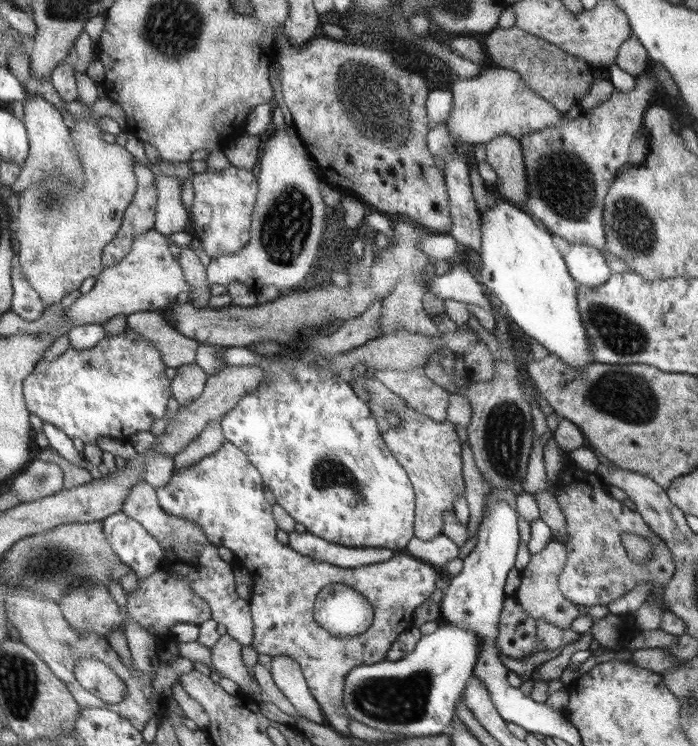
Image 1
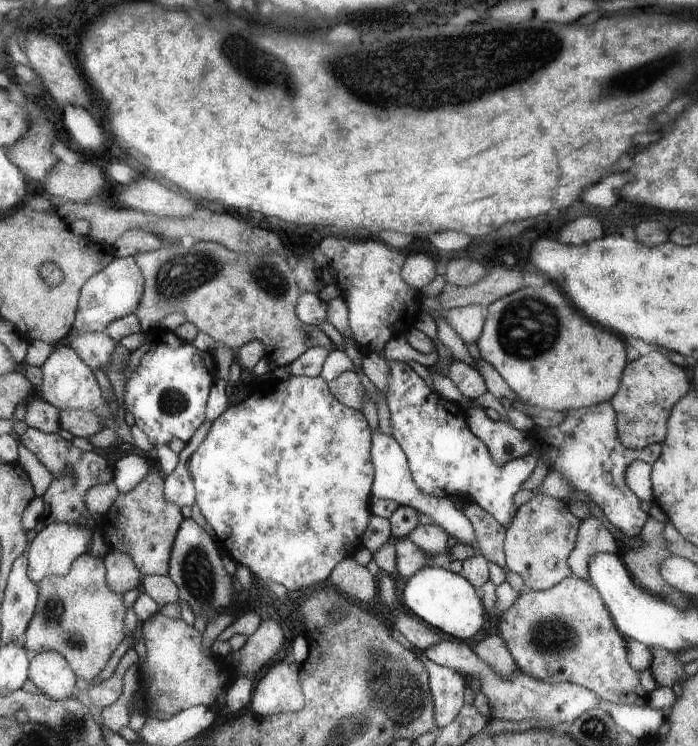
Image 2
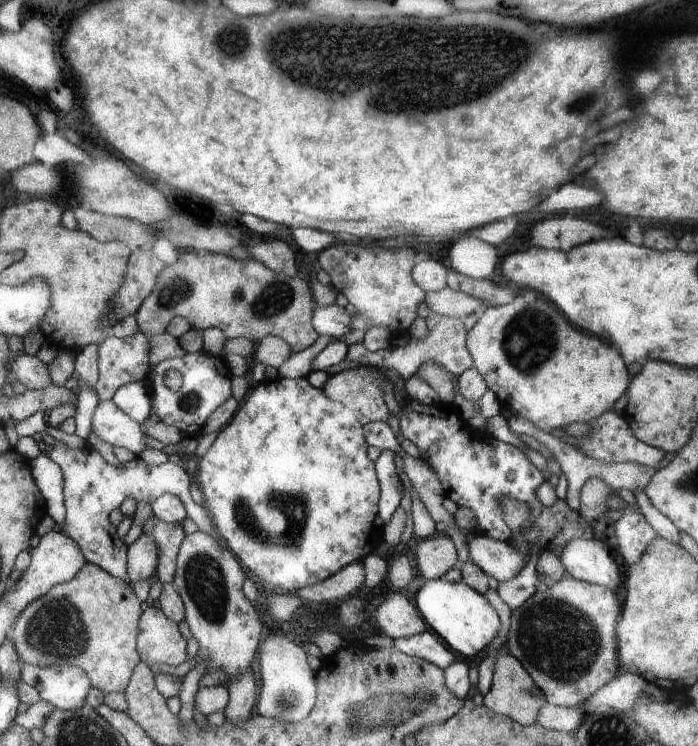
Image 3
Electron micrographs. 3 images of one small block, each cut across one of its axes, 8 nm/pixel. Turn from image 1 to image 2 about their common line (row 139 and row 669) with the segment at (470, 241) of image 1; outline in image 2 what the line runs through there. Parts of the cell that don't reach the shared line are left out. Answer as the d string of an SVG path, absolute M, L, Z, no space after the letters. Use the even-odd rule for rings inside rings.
M415 650L417 660L423 662L427 674L429 674L429 692L433 698L433 716L437 730L449 726L459 710L463 708L463 690L465 684L461 680L461 674L449 668L443 668L435 662L431 662L423 650Z

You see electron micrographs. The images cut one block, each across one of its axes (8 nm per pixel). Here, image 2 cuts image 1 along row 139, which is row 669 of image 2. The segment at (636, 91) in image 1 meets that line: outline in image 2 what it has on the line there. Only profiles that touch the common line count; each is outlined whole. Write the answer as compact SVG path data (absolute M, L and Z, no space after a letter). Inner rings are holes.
M563 578L559 584L551 586L549 590L543 592L531 592L531 590L521 590L517 600L511 604L509 610L505 610L499 622L499 638L505 642L509 654L513 656L517 670L523 670L525 674L557 684L557 682L571 682L581 688L587 688L595 692L601 700L613 702L617 706L637 706L643 708L647 704L647 692L639 686L639 674L633 670L627 662L627 640L619 634L615 628L599 592L591 586L589 580L579 580L579 578Z

